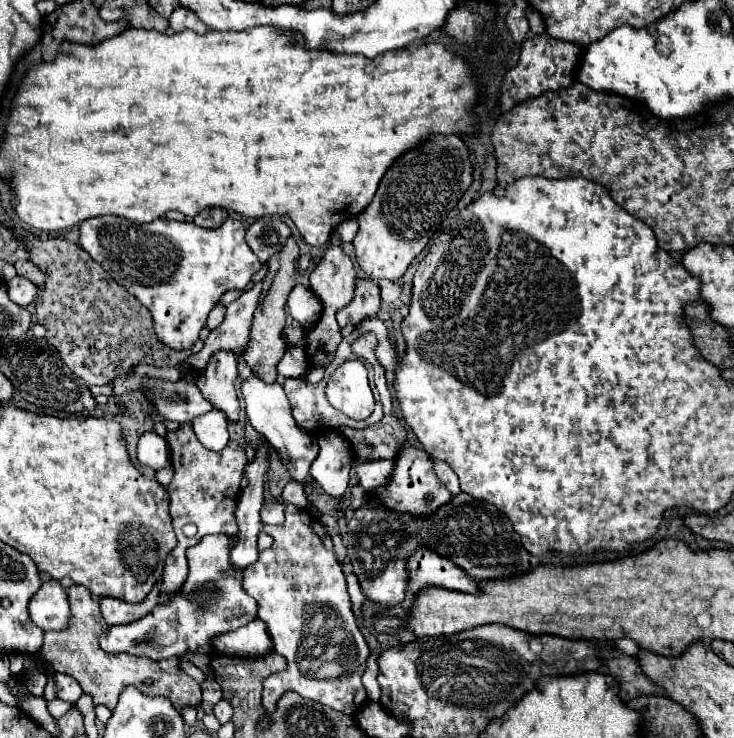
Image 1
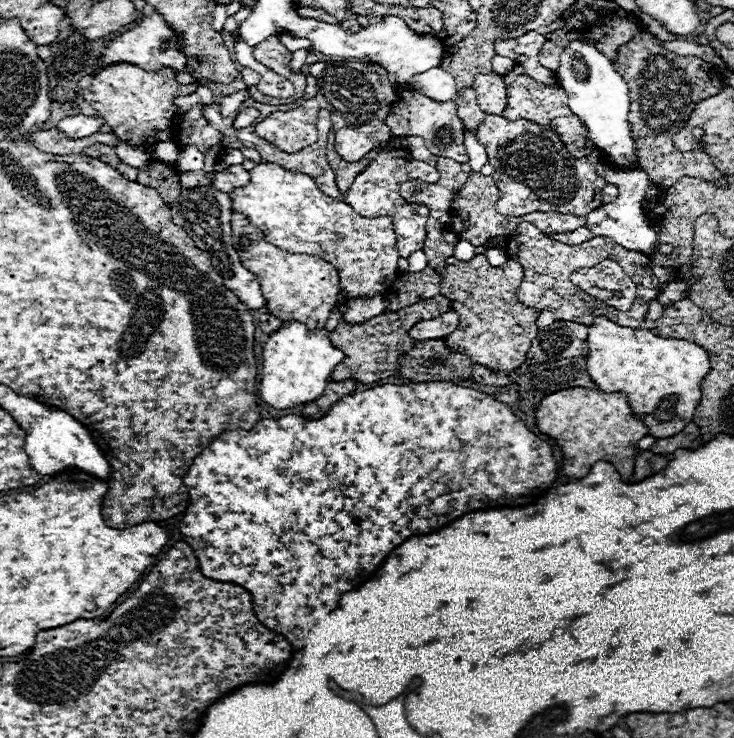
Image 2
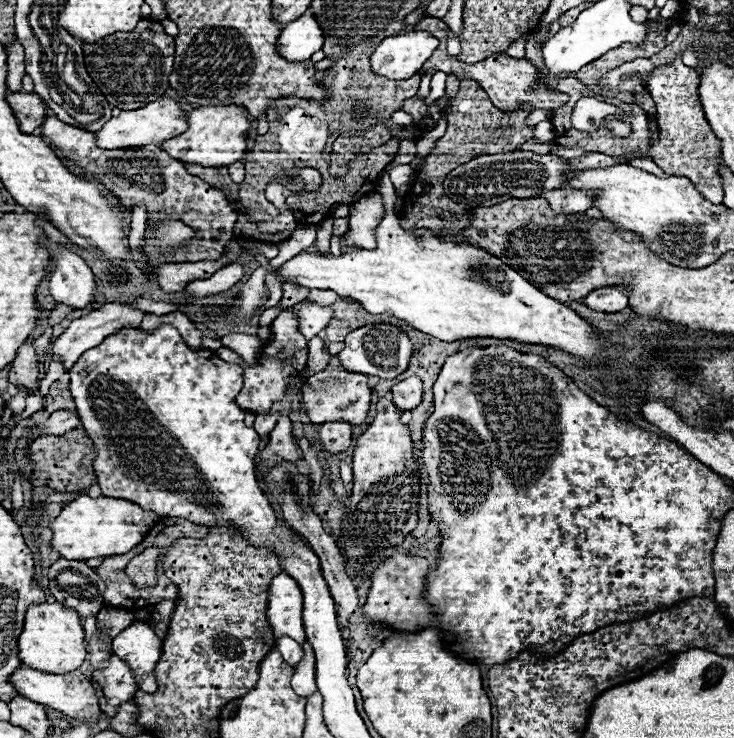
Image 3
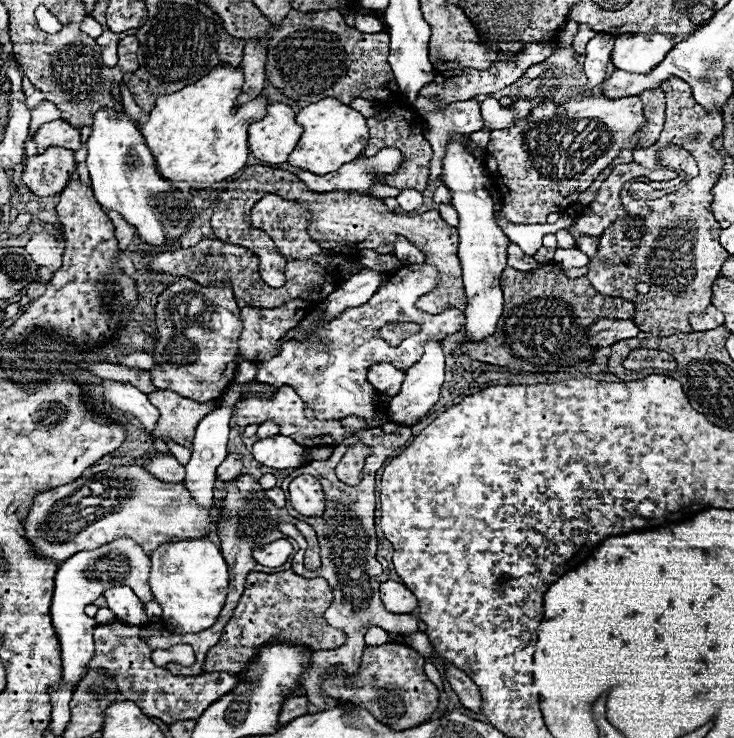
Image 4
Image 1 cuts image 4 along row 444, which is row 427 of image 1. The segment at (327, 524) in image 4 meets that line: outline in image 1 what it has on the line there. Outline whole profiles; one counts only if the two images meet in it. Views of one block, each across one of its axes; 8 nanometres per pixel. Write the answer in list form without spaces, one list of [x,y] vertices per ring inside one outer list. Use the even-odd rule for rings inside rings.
[[[374,364],[374,382],[382,398],[384,406],[384,418],[368,426],[364,430],[354,428],[340,428],[340,432],[346,436],[346,440],[352,444],[354,454],[360,462],[372,462],[372,460],[392,460],[400,446],[406,442],[406,428],[402,422],[392,414],[392,400],[384,378],[384,368],[380,364]]]

